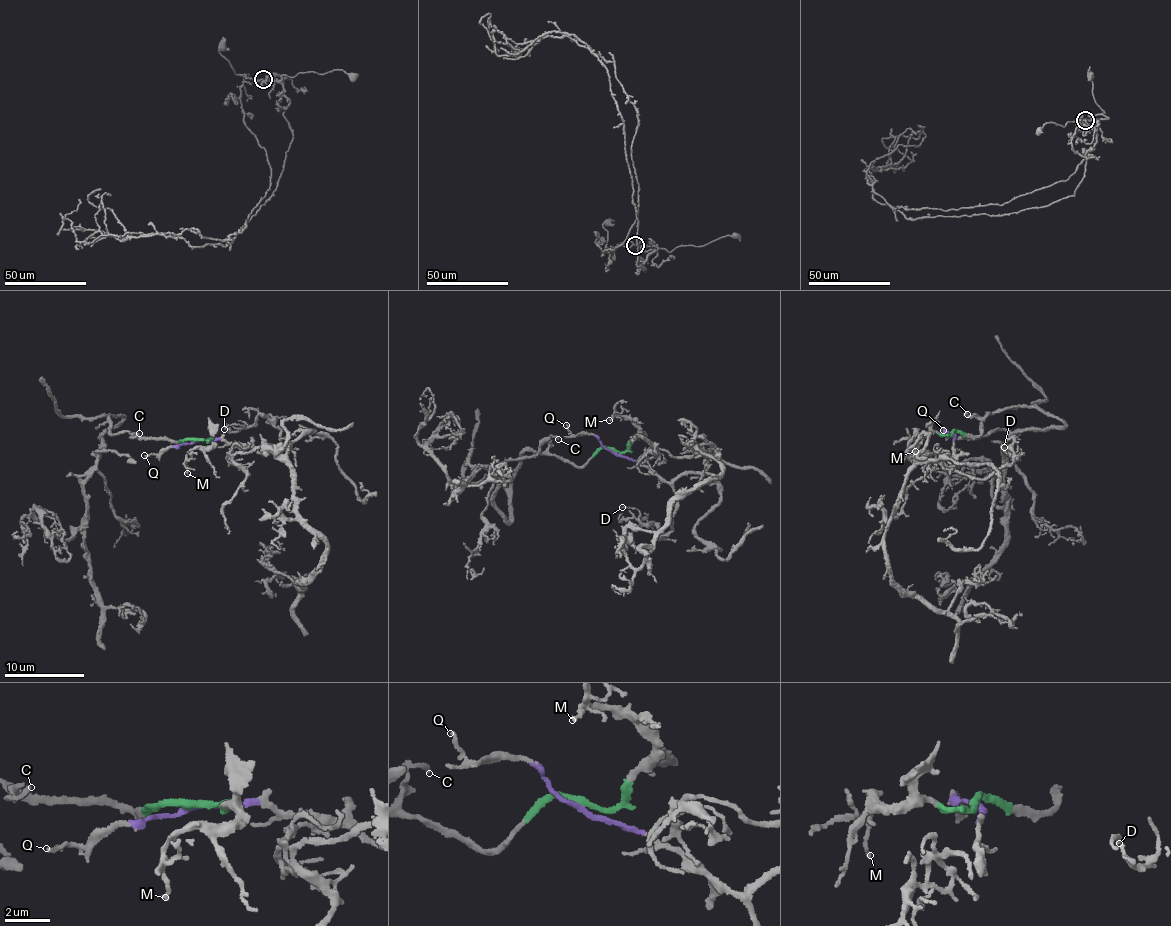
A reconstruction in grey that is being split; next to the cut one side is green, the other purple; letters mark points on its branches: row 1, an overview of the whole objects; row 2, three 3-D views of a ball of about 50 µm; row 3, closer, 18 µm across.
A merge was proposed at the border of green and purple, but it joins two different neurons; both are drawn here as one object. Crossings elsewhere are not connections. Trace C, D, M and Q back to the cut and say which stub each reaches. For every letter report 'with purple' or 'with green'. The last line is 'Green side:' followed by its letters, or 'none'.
C: with green
D: with purple
M: with green
Q: with purple
Green side: C, M

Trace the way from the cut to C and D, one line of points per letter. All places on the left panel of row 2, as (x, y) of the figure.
C: (196, 440), (132, 437), (139, 434)
D: (196, 440), (221, 440), (264, 453), (276, 452), (280, 446), (282, 433), (260, 416), (249, 427), (224, 428)

